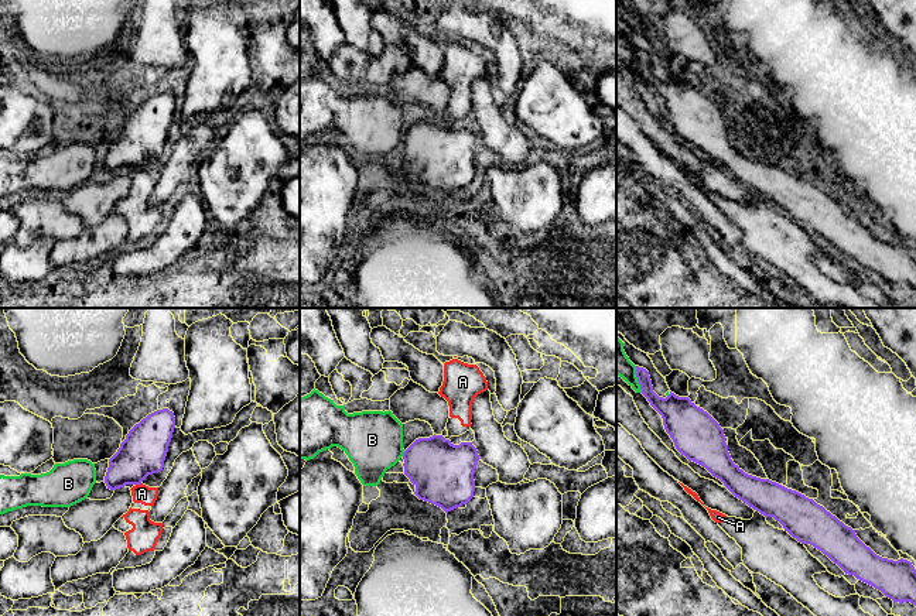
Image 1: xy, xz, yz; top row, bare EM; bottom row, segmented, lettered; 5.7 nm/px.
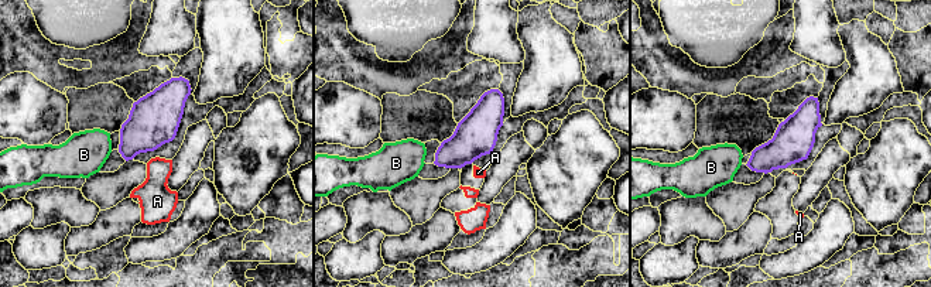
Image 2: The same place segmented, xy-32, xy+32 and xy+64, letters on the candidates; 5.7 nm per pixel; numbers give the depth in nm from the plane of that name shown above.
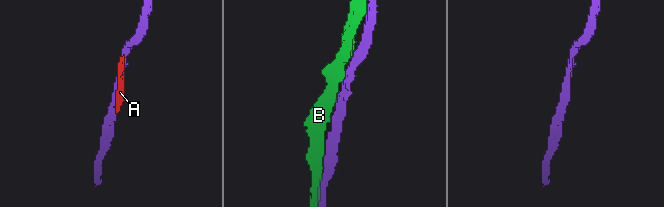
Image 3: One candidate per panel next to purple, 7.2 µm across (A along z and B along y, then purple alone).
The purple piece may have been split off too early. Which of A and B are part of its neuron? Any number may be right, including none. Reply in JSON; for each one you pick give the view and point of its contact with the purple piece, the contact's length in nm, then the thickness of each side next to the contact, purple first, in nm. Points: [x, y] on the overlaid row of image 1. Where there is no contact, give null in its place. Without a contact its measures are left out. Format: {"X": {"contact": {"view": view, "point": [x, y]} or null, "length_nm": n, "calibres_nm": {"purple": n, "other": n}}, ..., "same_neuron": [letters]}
{"same_neuron": []}

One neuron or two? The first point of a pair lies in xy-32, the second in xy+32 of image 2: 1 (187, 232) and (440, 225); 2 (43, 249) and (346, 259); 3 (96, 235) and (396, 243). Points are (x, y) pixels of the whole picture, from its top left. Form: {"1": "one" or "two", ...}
{"1": "two", "2": "one", "3": "one"}

